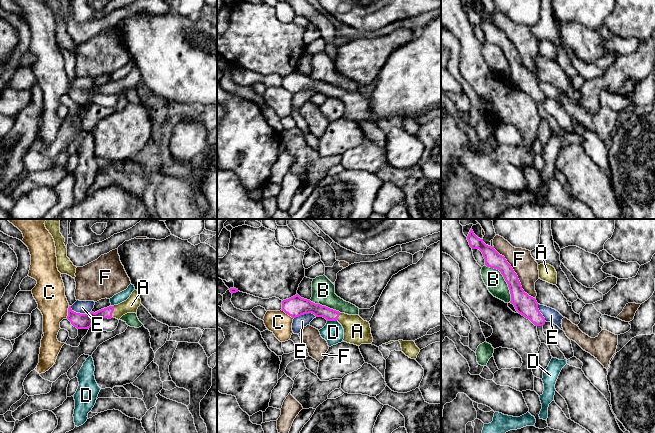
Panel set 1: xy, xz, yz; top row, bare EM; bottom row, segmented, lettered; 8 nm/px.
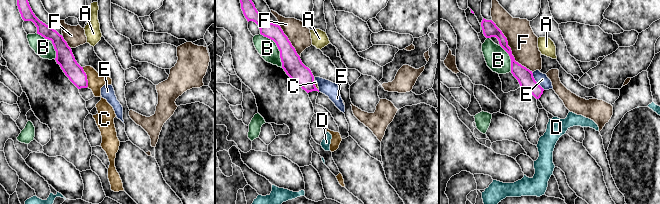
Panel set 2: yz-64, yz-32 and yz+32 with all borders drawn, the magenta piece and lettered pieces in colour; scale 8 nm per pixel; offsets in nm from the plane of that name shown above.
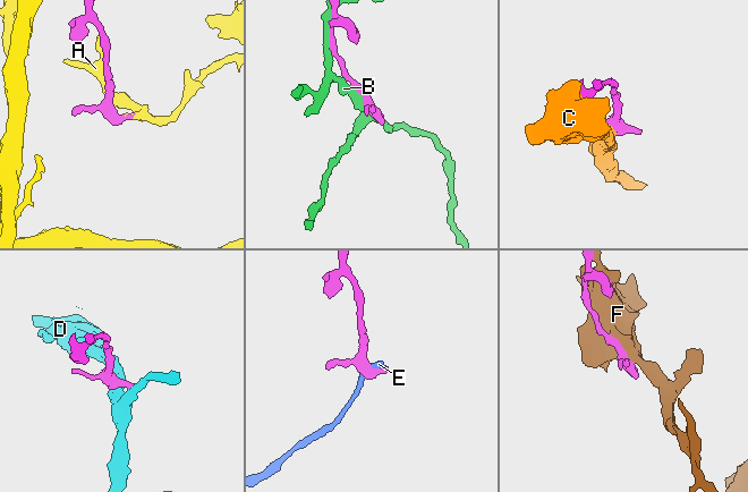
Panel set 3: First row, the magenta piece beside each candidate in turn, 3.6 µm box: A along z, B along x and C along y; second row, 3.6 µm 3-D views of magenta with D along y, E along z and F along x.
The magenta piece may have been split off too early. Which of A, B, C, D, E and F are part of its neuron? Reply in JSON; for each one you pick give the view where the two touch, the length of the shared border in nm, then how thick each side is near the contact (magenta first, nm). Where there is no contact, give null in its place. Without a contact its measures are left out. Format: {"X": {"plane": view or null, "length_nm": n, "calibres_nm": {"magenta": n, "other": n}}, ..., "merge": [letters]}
{"A": {"plane": "xy", "length_nm": 100, "calibres_nm": {"magenta": 130, "other": 120}}, "merge": ["A"]}

